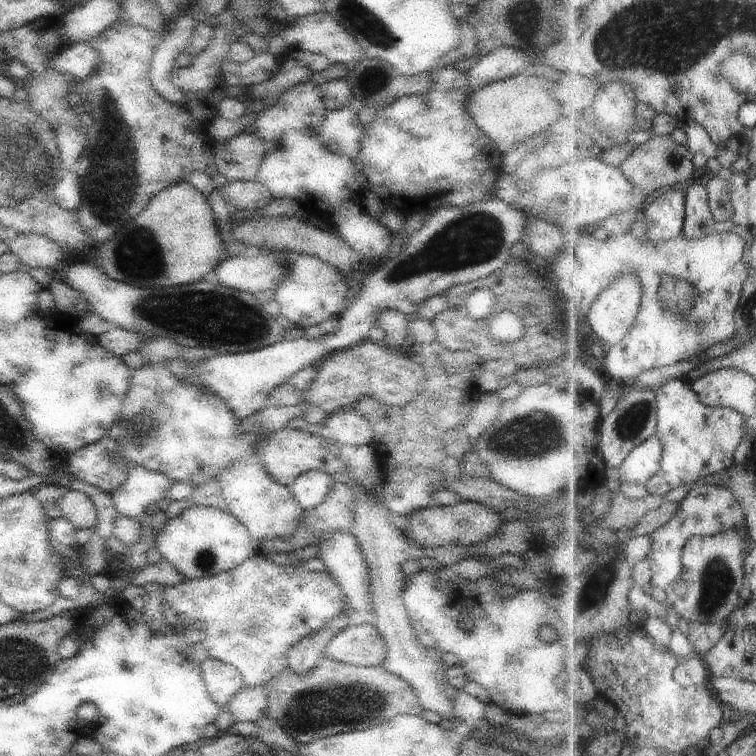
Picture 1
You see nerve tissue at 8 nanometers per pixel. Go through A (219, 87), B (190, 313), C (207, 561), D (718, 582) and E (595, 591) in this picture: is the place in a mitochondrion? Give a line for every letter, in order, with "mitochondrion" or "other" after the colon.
A: other
B: mitochondrion
C: mitochondrion
D: mitochondrion
E: mitochondrion

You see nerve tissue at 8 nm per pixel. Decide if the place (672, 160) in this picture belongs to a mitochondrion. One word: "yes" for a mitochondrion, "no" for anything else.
yes

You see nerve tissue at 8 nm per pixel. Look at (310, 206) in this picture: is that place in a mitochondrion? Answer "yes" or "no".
no

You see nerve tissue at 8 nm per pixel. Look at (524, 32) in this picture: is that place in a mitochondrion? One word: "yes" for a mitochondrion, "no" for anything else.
no

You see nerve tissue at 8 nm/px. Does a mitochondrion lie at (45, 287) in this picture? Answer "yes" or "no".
no

